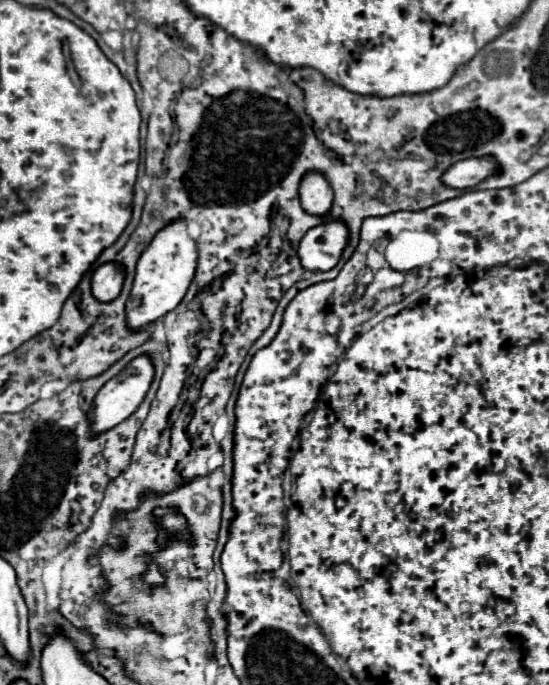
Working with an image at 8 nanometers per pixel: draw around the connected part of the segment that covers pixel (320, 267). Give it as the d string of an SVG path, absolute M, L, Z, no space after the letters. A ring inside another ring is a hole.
M328 220L306 232L298 246L298 258L308 272L332 270L348 242L348 230L338 220Z

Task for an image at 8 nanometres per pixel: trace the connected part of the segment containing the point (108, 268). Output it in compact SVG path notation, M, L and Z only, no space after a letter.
M114 262L102 264L92 274L92 296L100 302L112 302L120 294L122 282L124 282L122 266L118 266Z

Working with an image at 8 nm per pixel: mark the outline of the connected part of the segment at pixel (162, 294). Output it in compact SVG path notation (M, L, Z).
M176 220L168 224L164 230L160 230L152 244L144 250L144 254L138 260L136 266L136 278L132 284L130 298L126 302L126 326L132 332L144 330L150 322L156 322L158 318L172 312L184 298L196 270L196 242L186 232L186 222Z

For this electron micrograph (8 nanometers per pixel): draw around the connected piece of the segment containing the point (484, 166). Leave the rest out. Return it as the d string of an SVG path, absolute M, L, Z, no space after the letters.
M468 158L462 162L452 164L444 174L442 174L442 182L448 188L472 188L478 182L482 182L484 178L488 178L490 174L496 172L496 162L492 158Z

